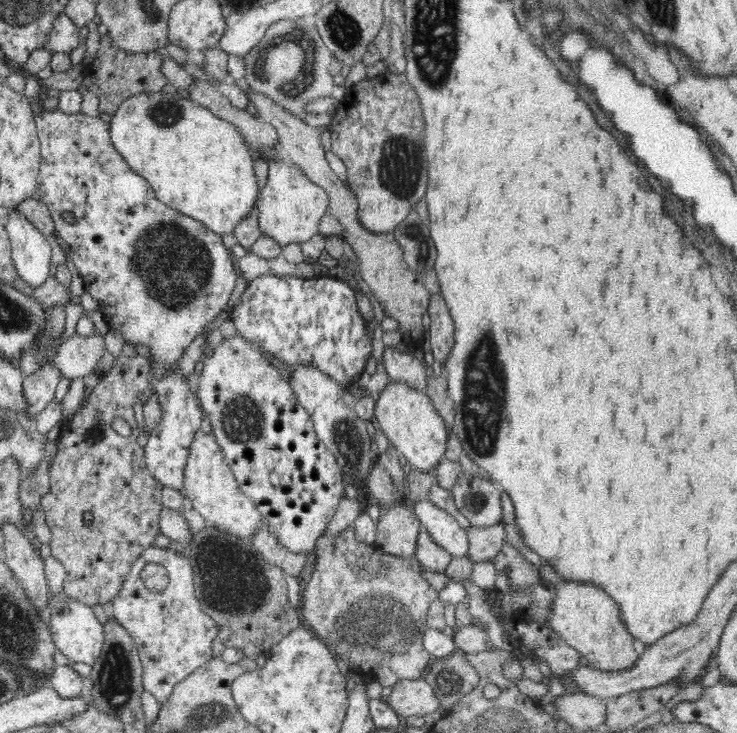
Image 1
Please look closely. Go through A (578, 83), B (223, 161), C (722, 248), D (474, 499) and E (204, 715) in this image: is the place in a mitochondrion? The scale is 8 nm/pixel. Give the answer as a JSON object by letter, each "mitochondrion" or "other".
{"A":"other","B":"other","C":"other","D":"mitochondrion","E":"mitochondrion"}

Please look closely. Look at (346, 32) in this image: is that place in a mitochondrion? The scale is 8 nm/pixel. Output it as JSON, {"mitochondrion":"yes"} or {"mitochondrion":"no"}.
{"mitochondrion":"yes"}

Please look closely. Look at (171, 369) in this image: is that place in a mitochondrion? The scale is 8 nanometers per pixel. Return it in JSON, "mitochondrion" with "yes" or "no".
{"mitochondrion":"no"}

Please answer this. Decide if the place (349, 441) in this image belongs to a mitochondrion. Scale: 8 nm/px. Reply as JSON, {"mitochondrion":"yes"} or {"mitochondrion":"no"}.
{"mitochondrion":"yes"}

